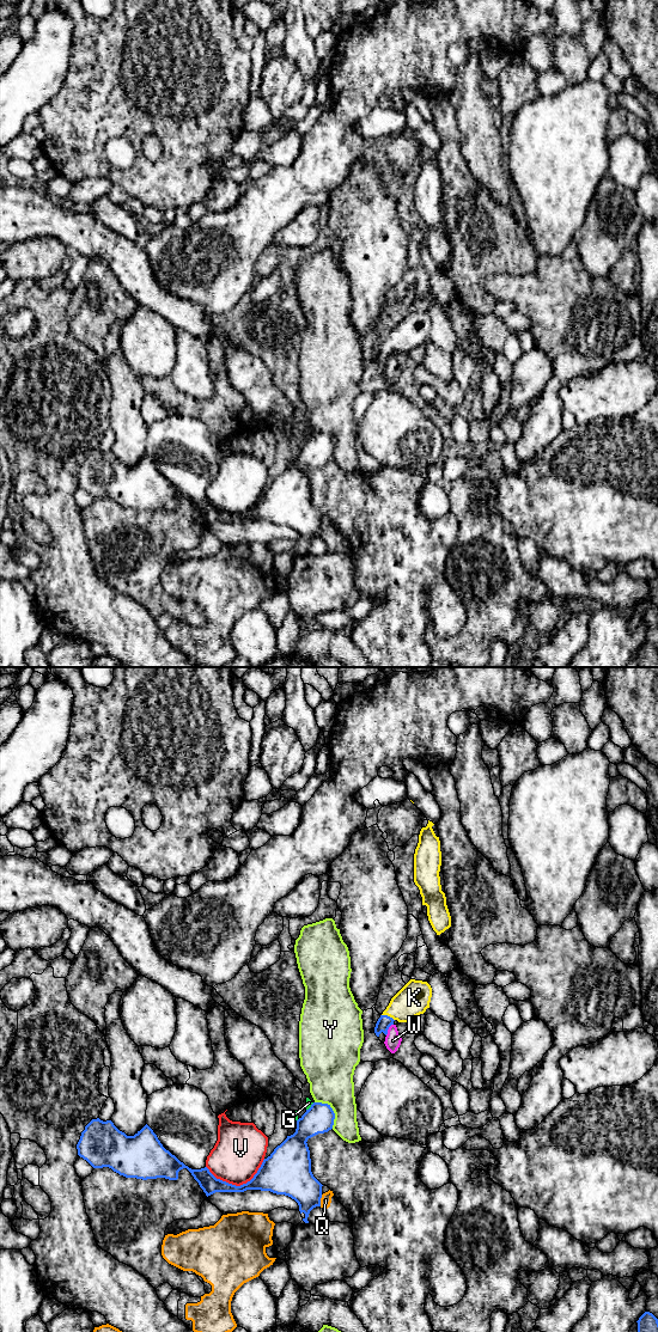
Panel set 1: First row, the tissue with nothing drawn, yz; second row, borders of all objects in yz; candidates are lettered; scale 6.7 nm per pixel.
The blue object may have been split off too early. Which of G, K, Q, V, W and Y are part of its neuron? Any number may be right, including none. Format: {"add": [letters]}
{"add": ["K"]}

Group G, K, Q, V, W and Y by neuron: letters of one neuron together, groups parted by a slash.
G W / K / Q / V / Y

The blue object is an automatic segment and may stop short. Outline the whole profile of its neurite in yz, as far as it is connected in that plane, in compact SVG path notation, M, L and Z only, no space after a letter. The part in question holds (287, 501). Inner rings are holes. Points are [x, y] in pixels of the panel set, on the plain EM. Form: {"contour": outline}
{"contour": "M313 433L297 451L296 463L287 466L287 469L263 490L254 508L240 517L217 509L207 497L201 500L189 499L163 477L157 465L147 454L134 466L127 466L124 463L120 462L111 451L103 452L99 448L92 450L81 463L77 479L78 485L86 490L93 499L109 497L126 508L142 511L165 508L169 511L177 511L178 502L187 499L207 527L215 523L244 523L246 520L261 520L270 521L276 525L285 525L298 533L300 544L305 544L303 551L309 554L307 548L310 542L316 537L321 537L323 515L311 502L310 481L306 472L318 464L331 460L334 450L335 444L330 435Z"}

